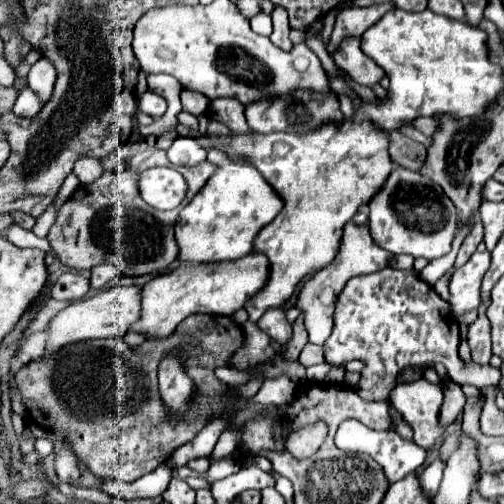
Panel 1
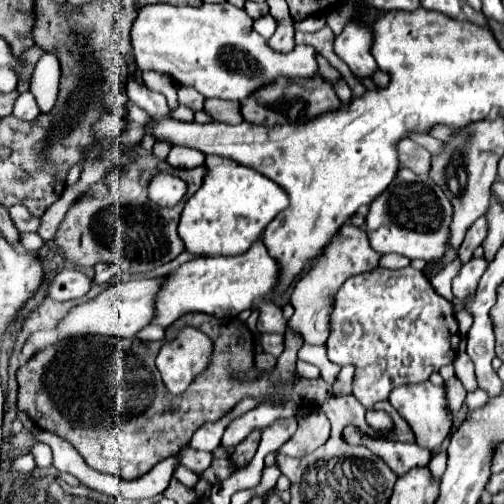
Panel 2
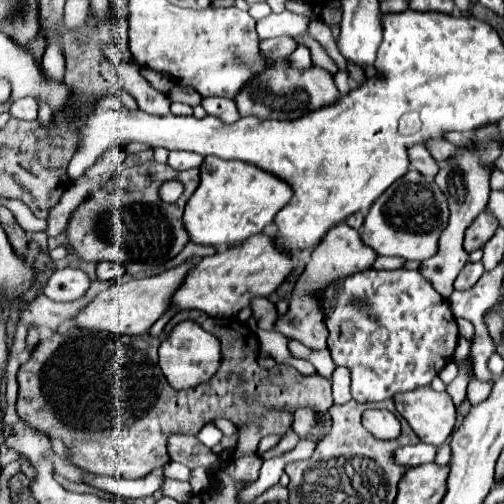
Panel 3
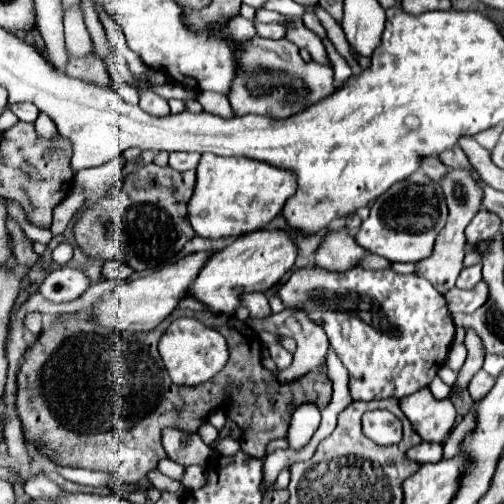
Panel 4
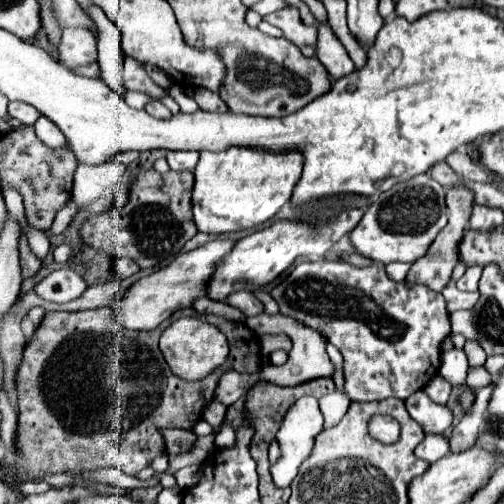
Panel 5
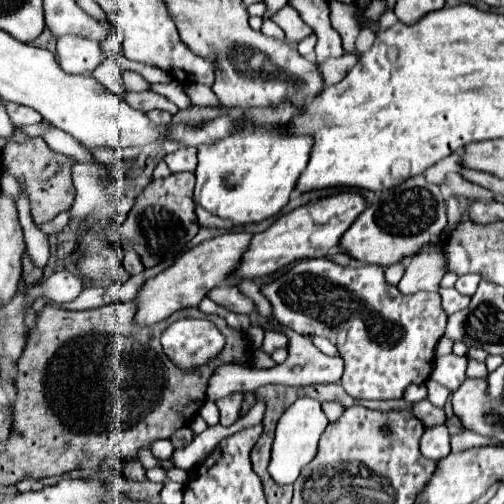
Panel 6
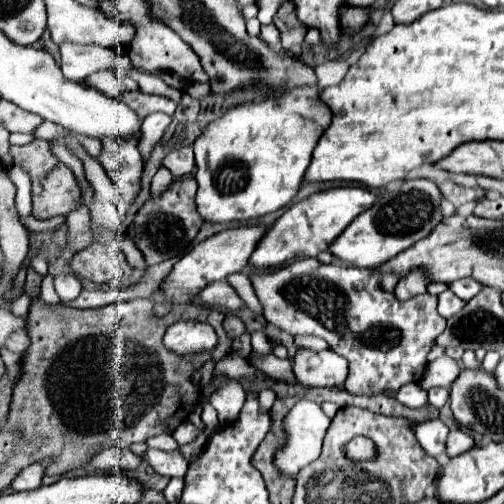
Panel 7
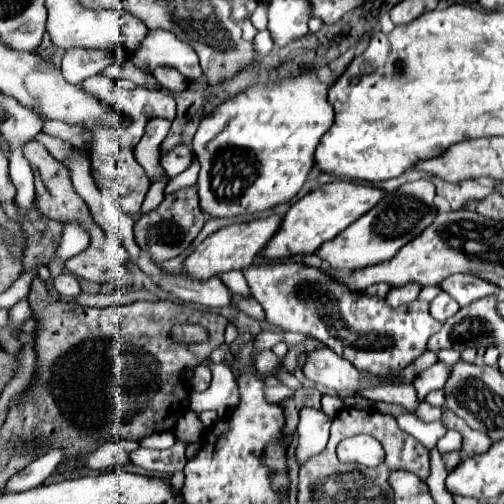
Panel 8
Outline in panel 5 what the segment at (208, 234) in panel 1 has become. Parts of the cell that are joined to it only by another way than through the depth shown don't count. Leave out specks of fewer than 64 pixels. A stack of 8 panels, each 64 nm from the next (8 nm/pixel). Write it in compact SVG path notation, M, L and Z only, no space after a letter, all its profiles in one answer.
M232 146L220 152L200 152L194 170L194 222L200 232L226 234L258 226L270 220L292 196L294 184L302 174L300 150L268 152L262 148Z

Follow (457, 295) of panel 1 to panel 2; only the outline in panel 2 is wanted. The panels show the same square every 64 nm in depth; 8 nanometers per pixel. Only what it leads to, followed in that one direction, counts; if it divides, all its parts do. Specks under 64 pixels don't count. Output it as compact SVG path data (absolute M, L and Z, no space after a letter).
M472 258L470 262L466 262L462 266L462 270L458 272L458 276L454 278L454 282L452 282L454 296L460 298L460 300L466 300L468 296L472 296L474 290L476 290L476 286L478 286L480 276L486 270L486 266L488 264L486 264L484 258Z

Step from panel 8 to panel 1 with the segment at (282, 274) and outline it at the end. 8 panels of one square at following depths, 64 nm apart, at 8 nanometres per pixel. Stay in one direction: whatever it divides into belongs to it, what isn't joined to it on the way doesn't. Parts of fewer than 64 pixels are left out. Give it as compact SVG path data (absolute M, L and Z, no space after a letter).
M382 268L380 272L372 272L366 276L356 276L348 280L344 290L338 296L336 302L336 312L334 312L334 330L324 346L324 356L330 364L346 364L350 360L362 360L364 368L360 372L360 380L356 384L358 396L368 402L376 400L386 400L388 392L396 386L396 378L402 370L420 366L426 370L428 366L432 368L434 364L444 364L448 368L450 380L456 384L474 384L480 390L484 386L492 386L500 382L500 370L492 366L480 366L480 364L464 364L458 356L456 350L456 334L460 334L460 326L456 318L452 316L450 304L442 300L432 286L428 286L414 268L410 270L390 270Z

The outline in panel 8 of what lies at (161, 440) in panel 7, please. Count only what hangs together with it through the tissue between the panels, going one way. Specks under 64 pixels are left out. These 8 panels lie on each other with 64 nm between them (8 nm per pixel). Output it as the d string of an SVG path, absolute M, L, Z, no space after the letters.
M154 432L152 436L146 436L144 440L140 440L140 446L144 448L170 448L174 444L174 434L172 432Z

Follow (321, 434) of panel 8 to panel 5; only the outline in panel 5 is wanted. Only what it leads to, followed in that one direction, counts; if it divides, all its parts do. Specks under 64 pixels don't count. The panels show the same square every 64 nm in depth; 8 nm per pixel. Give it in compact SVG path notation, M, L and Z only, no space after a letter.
M314 396L298 398L292 404L292 408L286 412L286 416L280 424L280 430L276 434L276 442L278 442L278 448L280 448L280 458L270 466L270 474L272 474L272 480L274 480L276 486L286 488L286 486L292 484L292 480L298 474L298 466L310 456L314 448L314 440L322 432L322 428L324 428L324 418L322 418L322 412L318 408L318 400Z

